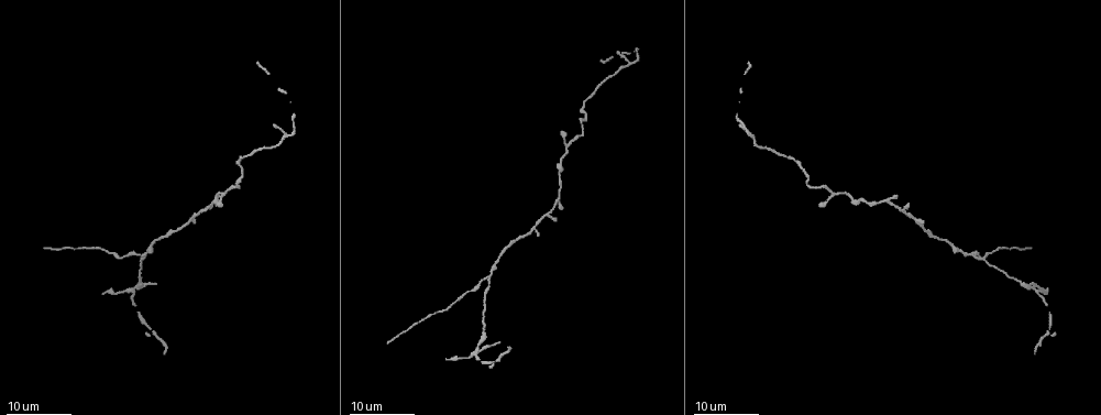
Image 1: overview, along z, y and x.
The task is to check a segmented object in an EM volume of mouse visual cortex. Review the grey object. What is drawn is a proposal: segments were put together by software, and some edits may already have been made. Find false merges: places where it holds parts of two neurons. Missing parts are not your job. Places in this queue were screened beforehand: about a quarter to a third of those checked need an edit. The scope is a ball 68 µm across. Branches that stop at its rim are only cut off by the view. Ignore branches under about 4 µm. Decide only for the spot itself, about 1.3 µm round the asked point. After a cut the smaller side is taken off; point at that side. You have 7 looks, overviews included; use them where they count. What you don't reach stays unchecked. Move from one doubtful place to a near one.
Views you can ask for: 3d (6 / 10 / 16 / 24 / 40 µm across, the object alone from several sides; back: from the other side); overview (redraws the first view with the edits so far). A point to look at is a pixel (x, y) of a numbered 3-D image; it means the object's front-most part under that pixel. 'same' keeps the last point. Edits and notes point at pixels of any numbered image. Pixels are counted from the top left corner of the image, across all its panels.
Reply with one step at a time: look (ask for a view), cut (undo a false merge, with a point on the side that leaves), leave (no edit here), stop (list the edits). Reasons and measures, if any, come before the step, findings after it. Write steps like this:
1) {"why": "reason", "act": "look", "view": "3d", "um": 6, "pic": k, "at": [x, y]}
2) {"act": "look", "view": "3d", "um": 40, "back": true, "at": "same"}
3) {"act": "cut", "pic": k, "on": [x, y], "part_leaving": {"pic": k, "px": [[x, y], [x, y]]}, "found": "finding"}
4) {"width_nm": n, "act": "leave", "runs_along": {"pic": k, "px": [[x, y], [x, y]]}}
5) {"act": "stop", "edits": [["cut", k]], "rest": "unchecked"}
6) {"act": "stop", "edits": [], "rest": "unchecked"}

{"why": "sudden change in width", "act": "look", "view": "3d", "um": 24, "pic": 1, "at": [532, 231]}

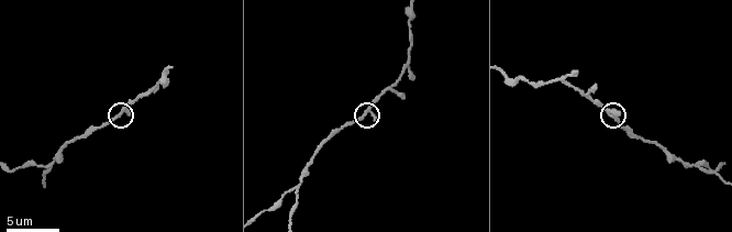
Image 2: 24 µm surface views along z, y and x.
{"act": "look", "view": "3d", "um": 10, "pic": 2, "at": [610, 114]}

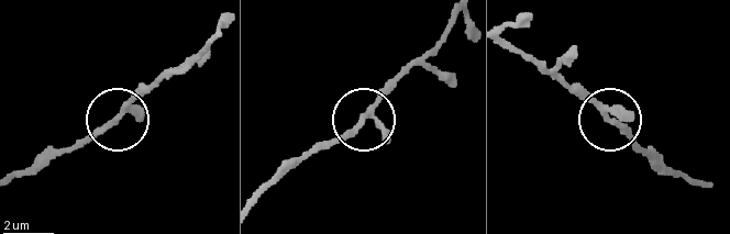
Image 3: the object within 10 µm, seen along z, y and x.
{"arms": 3, "act": "leave", "runs_along": {"pic": 3, "px": [[505, 41], [581, 90], [642, 152]]}, "found": "one neuron here"}

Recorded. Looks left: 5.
{"act": "look", "view": "3d", "um": 16, "pic": 1, "at": [1037, 292]}

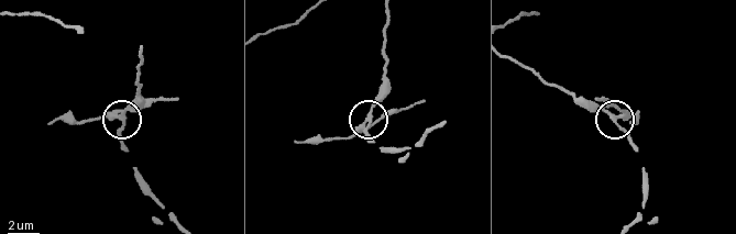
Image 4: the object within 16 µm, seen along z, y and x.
{"act": "look", "view": "3d", "um": 6, "pic": 4, "at": [617, 117]}

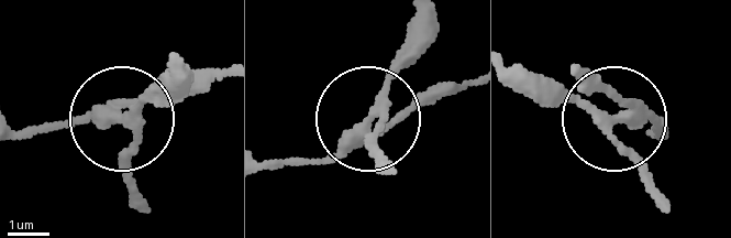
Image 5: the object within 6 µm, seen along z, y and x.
{"side_arm_um": 5, "act": "cut", "pic": 5, "on": [402, 119], "part_leaving": {"pic": 5, "px": [[351, 148], [473, 85]]}, "found": "a second neuron is stuck on"}

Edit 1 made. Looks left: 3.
{"act": "look", "view": "overview"}

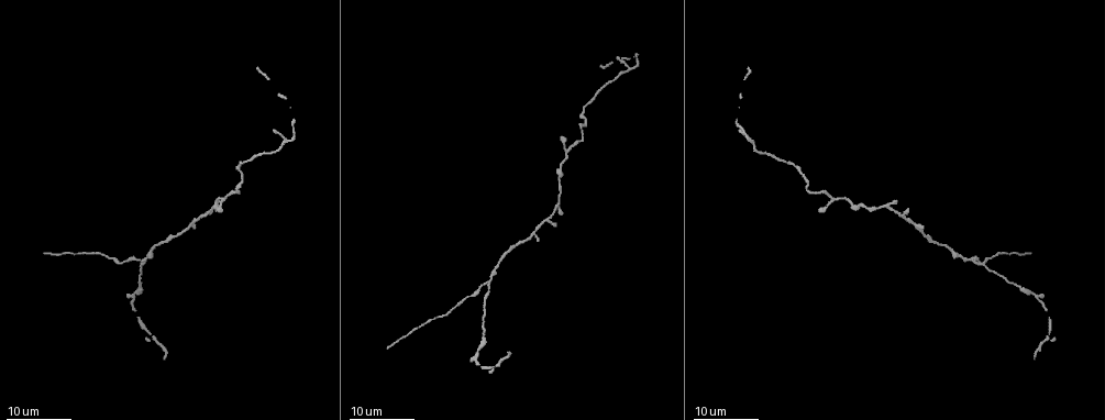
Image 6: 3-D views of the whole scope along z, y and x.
{"why": "arms part here", "act": "look", "view": "3d", "um": 16, "pic": 6, "at": [558, 200]}

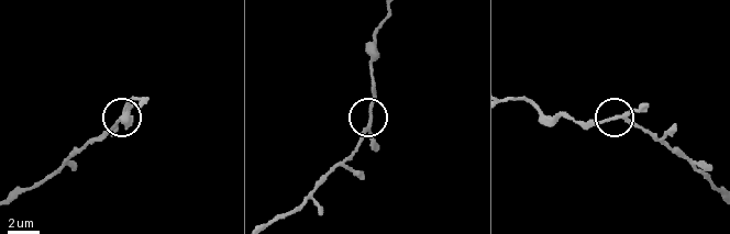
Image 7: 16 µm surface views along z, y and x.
{"why": "closer look", "act": "look", "view": "3d", "um": 10, "pic": 7, "at": [617, 117]}

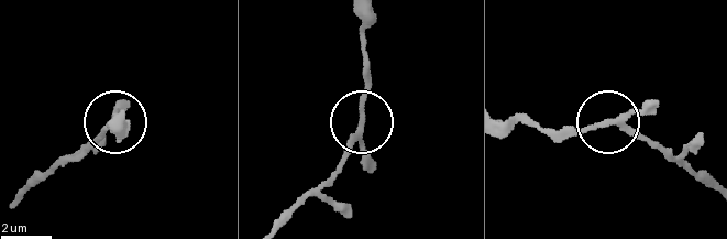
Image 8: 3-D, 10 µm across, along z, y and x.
{"width_nm": 180, "act": "leave", "found": "one neuron here"}

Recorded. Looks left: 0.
{"act": "stop", "edits": [["cut", 5]], "rest": "unchecked"}

